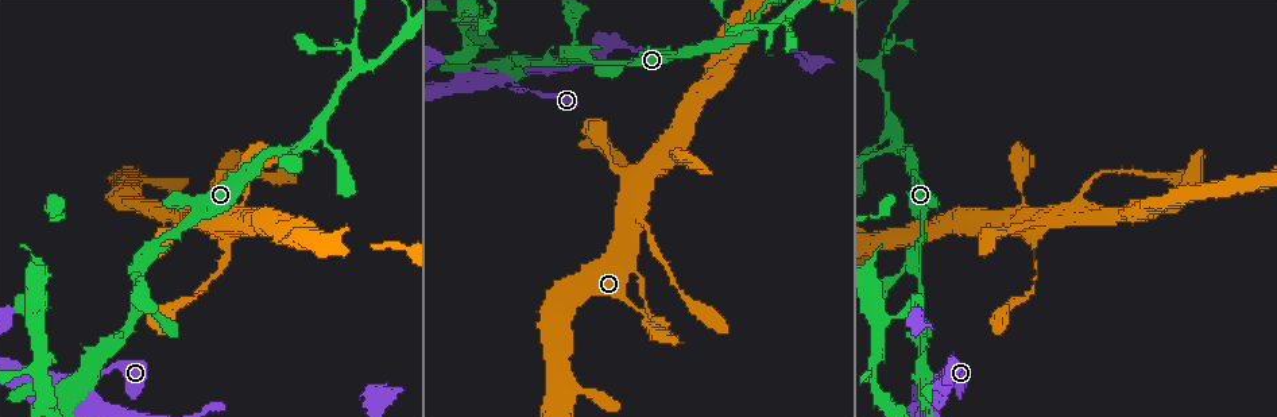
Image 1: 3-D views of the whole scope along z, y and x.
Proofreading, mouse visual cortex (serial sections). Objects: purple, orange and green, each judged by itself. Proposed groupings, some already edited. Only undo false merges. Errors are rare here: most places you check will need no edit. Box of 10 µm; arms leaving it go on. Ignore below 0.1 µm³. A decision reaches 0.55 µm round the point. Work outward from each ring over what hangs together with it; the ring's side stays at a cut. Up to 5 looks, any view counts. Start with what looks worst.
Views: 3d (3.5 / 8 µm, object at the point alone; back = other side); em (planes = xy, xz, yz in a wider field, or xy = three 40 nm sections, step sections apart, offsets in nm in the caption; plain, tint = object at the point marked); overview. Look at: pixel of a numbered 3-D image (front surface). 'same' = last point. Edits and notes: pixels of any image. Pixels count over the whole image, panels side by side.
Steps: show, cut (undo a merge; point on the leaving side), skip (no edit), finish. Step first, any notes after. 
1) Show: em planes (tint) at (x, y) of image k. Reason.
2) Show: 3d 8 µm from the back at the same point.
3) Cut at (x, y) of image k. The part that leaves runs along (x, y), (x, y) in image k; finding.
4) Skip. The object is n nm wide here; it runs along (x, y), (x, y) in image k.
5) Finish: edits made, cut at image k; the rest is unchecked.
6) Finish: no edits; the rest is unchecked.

Show: 3d 3.5 µm from the back at (895, 130) of image 1. Side arm on a straight run.

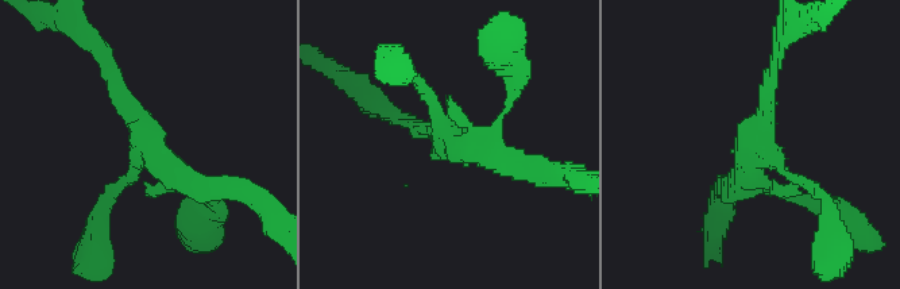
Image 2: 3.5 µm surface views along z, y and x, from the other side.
Show: em xy step 2 (tint) at (756, 144) of image 2. 3 arms meet here; the arms are 150, 200, 300 nm wide.

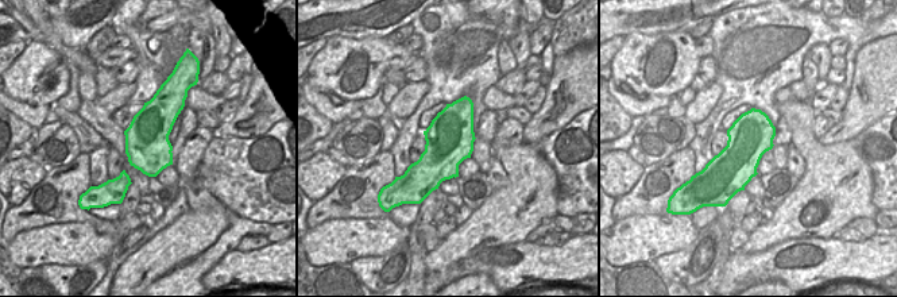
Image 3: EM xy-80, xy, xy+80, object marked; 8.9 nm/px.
Skip. It runs along (220, 187), (150, 146), (108, 66) in image 2; one cell here.

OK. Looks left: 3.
Show: 3d 3.5 µm at (878, 51) of image 1. Abrupt turn.

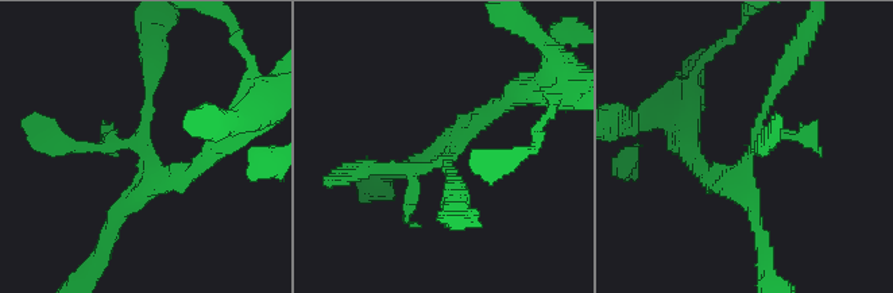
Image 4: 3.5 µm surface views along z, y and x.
Show: em xy step 2 (tint) at (147, 151) of image 4. Now the EM.

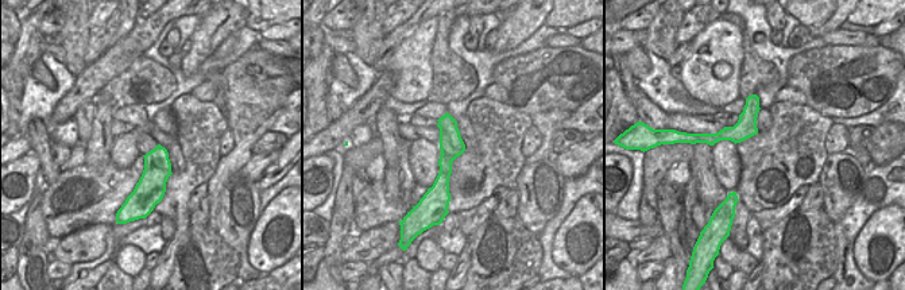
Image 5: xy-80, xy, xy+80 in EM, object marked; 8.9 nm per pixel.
Skip. It runs along (756, 220), (738, 174), (762, 146) in image 4; all the same cell.

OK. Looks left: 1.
Finish: no edits; the rest is unchecked.

